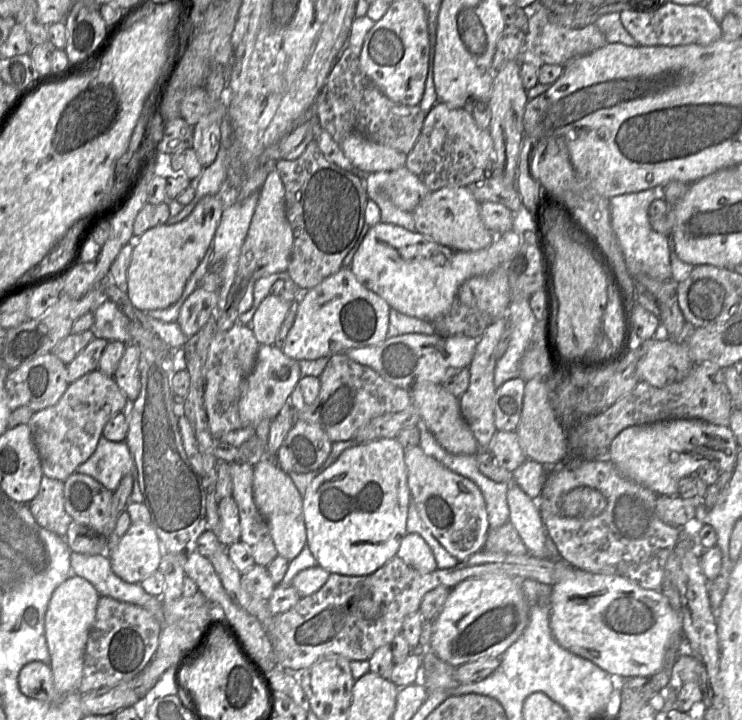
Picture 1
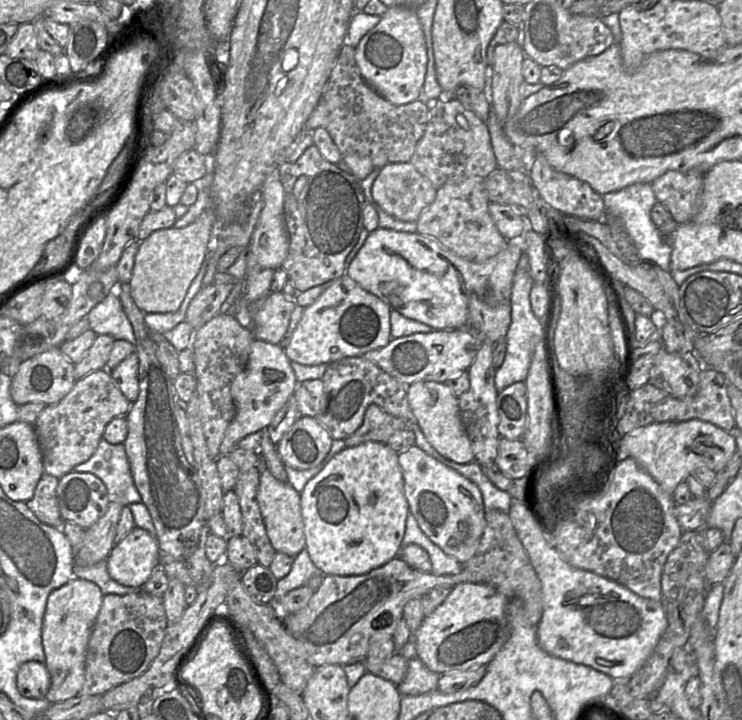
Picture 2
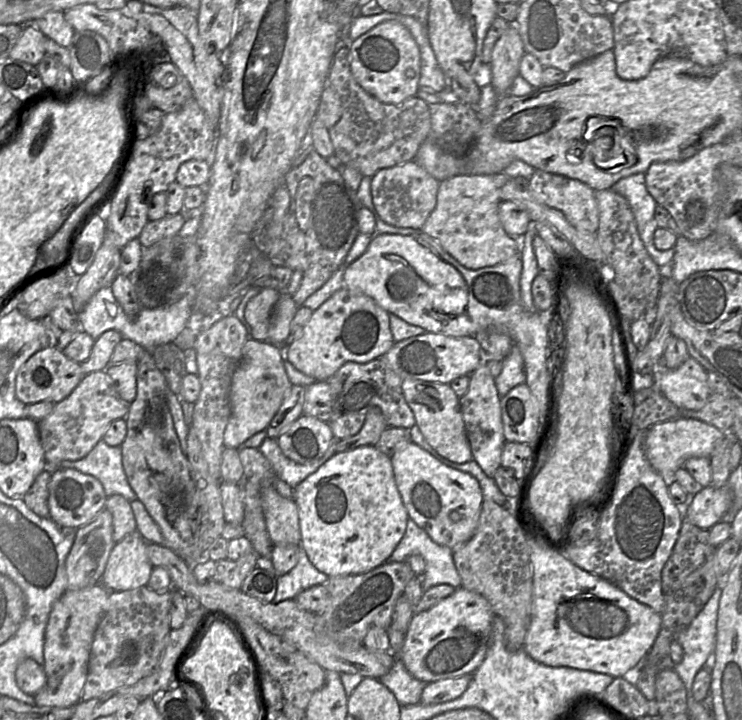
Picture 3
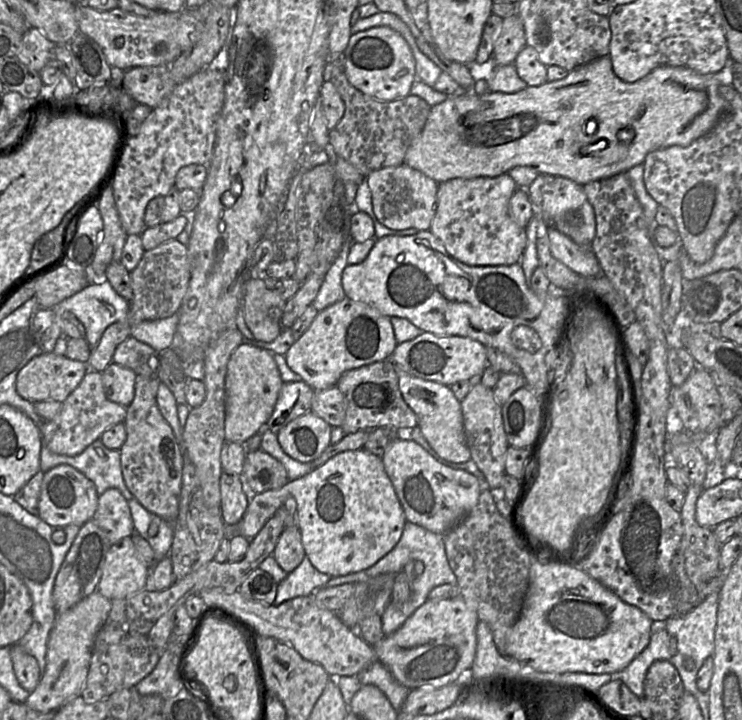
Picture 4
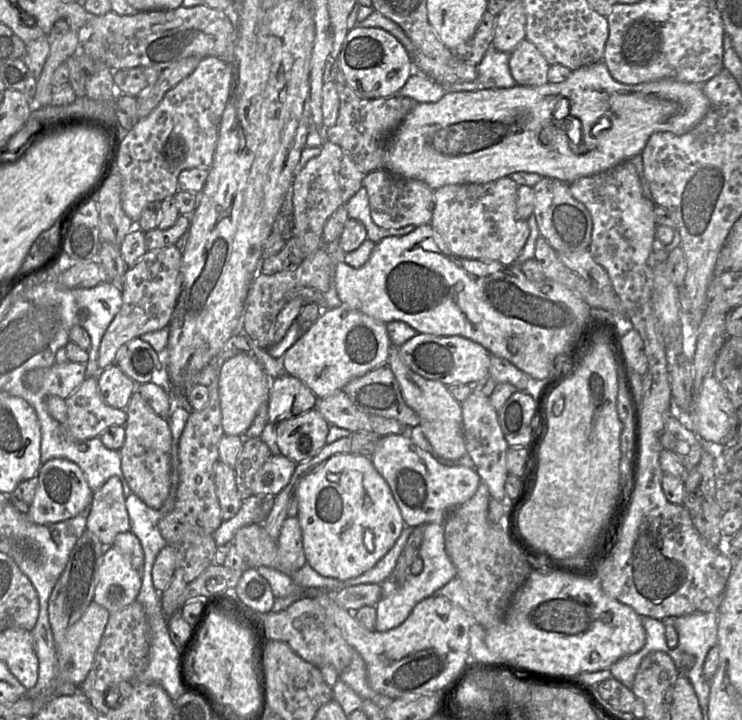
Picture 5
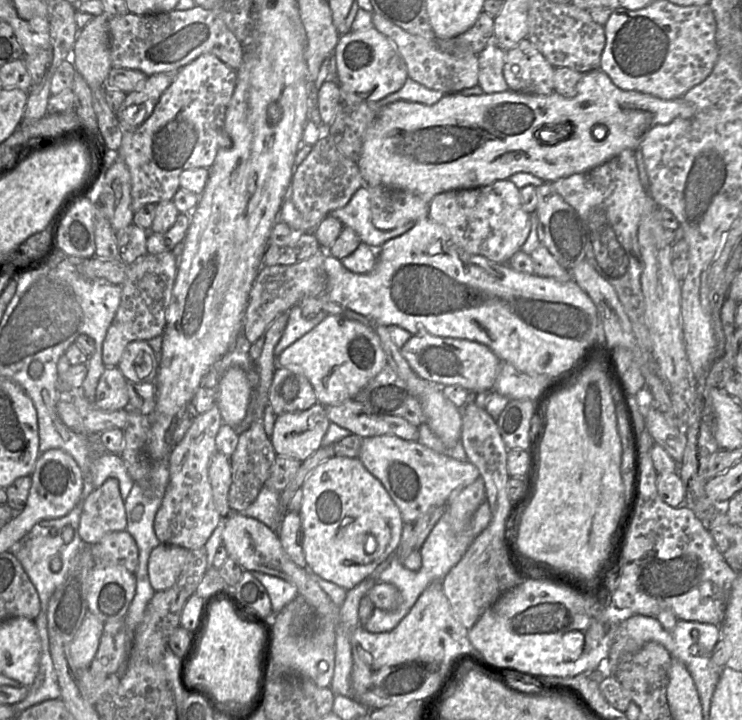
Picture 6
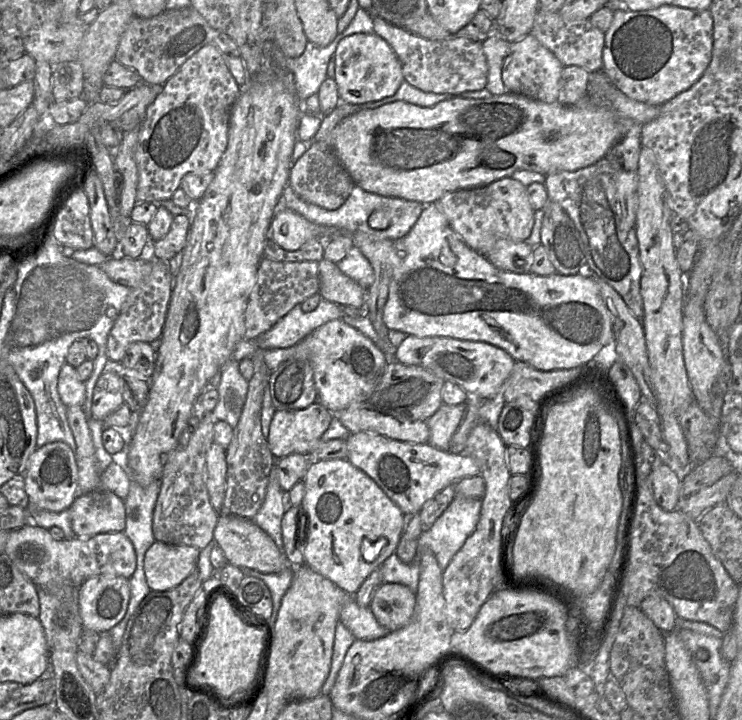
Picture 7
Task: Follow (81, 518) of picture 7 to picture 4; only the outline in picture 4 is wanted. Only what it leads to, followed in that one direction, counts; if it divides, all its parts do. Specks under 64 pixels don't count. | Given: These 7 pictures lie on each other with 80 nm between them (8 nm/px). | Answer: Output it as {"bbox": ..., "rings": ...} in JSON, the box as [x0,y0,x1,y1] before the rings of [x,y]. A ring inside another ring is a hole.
{"bbox":[91,488,135,545],"rings":[[[109,488],[99,496],[91,520],[106,532],[110,545],[135,533],[128,501],[115,488]]]}

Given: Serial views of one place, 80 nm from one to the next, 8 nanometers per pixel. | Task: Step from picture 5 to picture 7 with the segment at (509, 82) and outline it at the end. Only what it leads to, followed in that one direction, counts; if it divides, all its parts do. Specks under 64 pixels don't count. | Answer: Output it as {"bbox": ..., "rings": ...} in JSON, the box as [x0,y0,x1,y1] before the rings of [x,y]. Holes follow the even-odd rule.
{"bbox":[482,33,511,95],"rings":[[[491,33],[482,42],[483,52],[488,65],[488,79],[486,87],[492,95],[502,95],[507,93],[502,80],[502,67],[506,56],[509,53],[511,43],[498,35]]]}

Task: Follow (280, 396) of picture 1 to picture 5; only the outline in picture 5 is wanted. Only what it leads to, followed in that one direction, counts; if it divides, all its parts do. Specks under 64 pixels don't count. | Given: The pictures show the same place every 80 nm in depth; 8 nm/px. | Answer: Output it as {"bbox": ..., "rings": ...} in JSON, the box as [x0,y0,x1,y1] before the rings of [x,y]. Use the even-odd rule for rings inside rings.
{"bbox":[219,353,271,436],"rings":[[[237,353],[222,366],[219,376],[219,398],[224,434],[242,436],[251,426],[260,406],[268,404],[271,379],[252,356]]]}

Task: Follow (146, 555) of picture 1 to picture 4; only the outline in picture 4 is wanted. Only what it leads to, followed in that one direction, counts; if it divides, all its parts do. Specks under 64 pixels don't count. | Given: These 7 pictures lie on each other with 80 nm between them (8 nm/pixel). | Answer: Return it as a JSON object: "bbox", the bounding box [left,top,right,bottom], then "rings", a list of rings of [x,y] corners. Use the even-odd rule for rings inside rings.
{"bbox":[97,537,149,601],"rings":[[[125,537],[107,551],[97,591],[110,601],[126,598],[145,589],[148,574],[149,567],[139,558],[131,537]]]}

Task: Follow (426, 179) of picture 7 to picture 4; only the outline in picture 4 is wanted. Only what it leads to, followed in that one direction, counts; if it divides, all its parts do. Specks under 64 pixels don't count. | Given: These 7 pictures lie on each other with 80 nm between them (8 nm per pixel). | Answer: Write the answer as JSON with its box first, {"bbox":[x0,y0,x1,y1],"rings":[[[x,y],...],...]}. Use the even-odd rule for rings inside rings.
{"bbox":[404,55,725,185],"rings":[[[605,55],[576,67],[569,71],[567,76],[561,80],[545,82],[540,86],[527,86],[515,93],[486,92],[477,95],[472,91],[467,91],[463,94],[449,96],[442,103],[431,107],[423,130],[406,152],[404,164],[424,173],[438,184],[455,178],[497,177],[507,173],[514,167],[527,166],[535,168],[540,174],[561,176],[585,185],[592,181],[627,172],[633,166],[642,164],[647,154],[652,151],[670,146],[688,146],[694,140],[710,131],[724,112],[725,101],[720,93],[720,86],[722,85],[724,85],[723,73],[699,74],[692,69],[676,66],[659,66],[642,79],[633,83],[627,83],[615,75],[611,58],[609,55]],[[589,120],[595,120],[597,123],[595,132],[590,134],[587,133],[587,122]]]}

